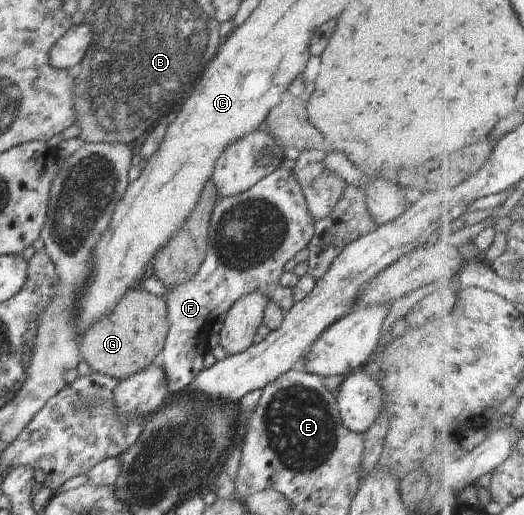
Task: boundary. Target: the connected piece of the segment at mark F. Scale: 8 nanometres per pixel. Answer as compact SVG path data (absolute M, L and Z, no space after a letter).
M278 167L246 192L223 198L214 207L211 220L202 266L190 280L164 294L169 331L157 361L164 370L162 374L168 378L170 396L183 394L188 384L202 372L208 338L218 316L256 290L271 295L280 285L286 262L306 248L314 236L315 220L290 168Z

